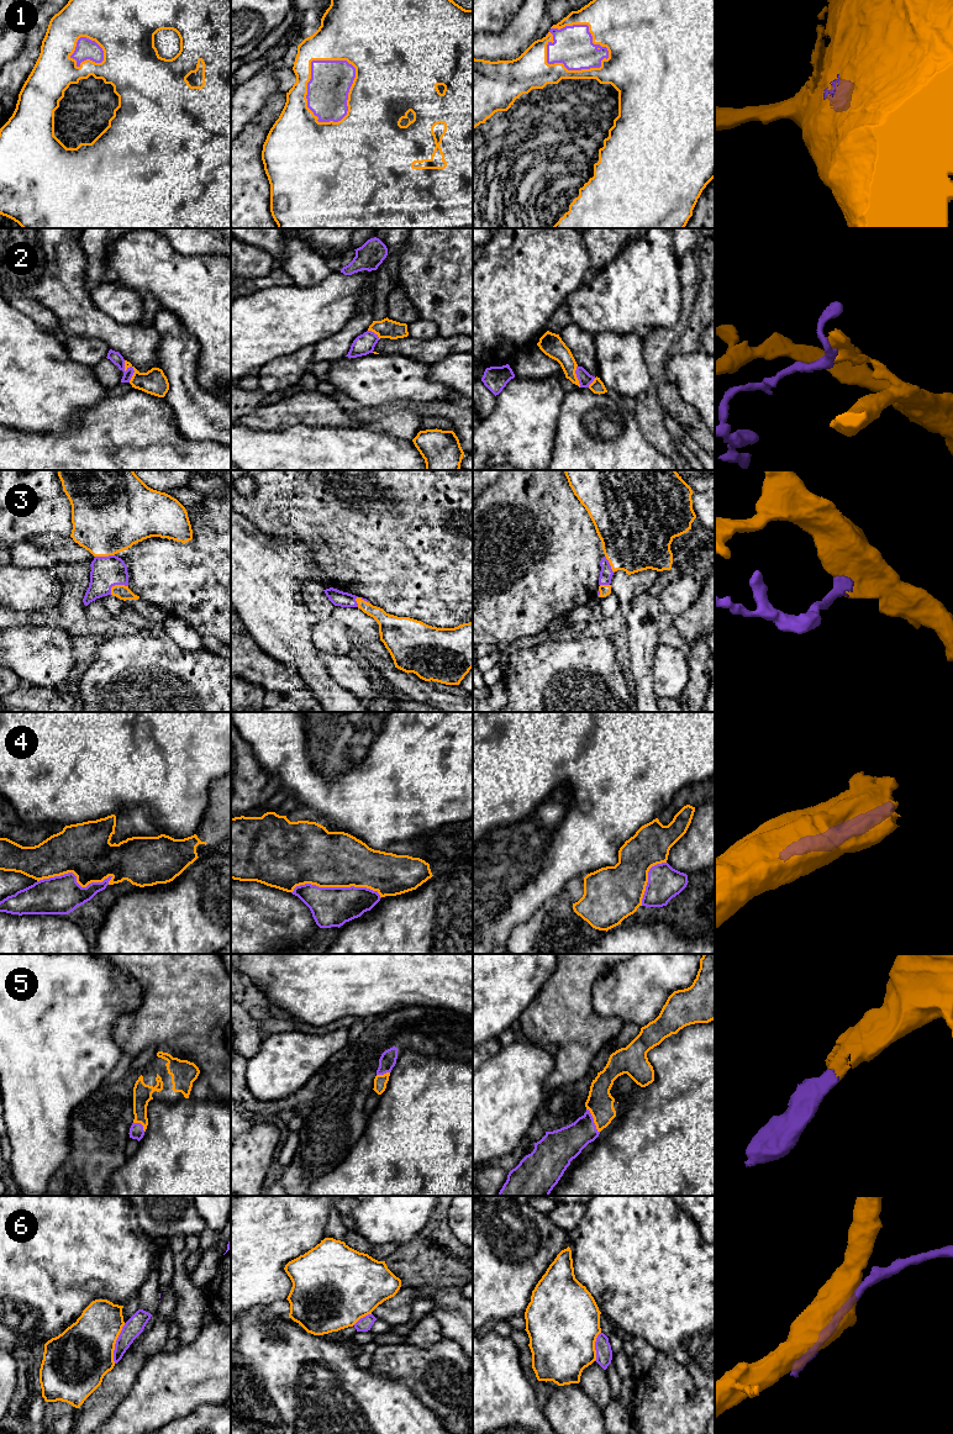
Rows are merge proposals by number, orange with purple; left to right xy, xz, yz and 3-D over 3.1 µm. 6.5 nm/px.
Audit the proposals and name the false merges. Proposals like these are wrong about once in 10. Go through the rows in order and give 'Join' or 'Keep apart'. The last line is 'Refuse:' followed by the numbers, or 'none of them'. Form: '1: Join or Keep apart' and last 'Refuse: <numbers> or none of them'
1: Join
2: Keep apart
3: Join
4: Join
5: Join
6: Join
Refuse: 2

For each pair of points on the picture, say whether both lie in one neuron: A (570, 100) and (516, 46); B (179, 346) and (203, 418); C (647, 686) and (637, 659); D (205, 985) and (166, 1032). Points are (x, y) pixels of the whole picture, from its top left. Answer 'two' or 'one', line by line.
A: two
B: one
C: one
D: one

